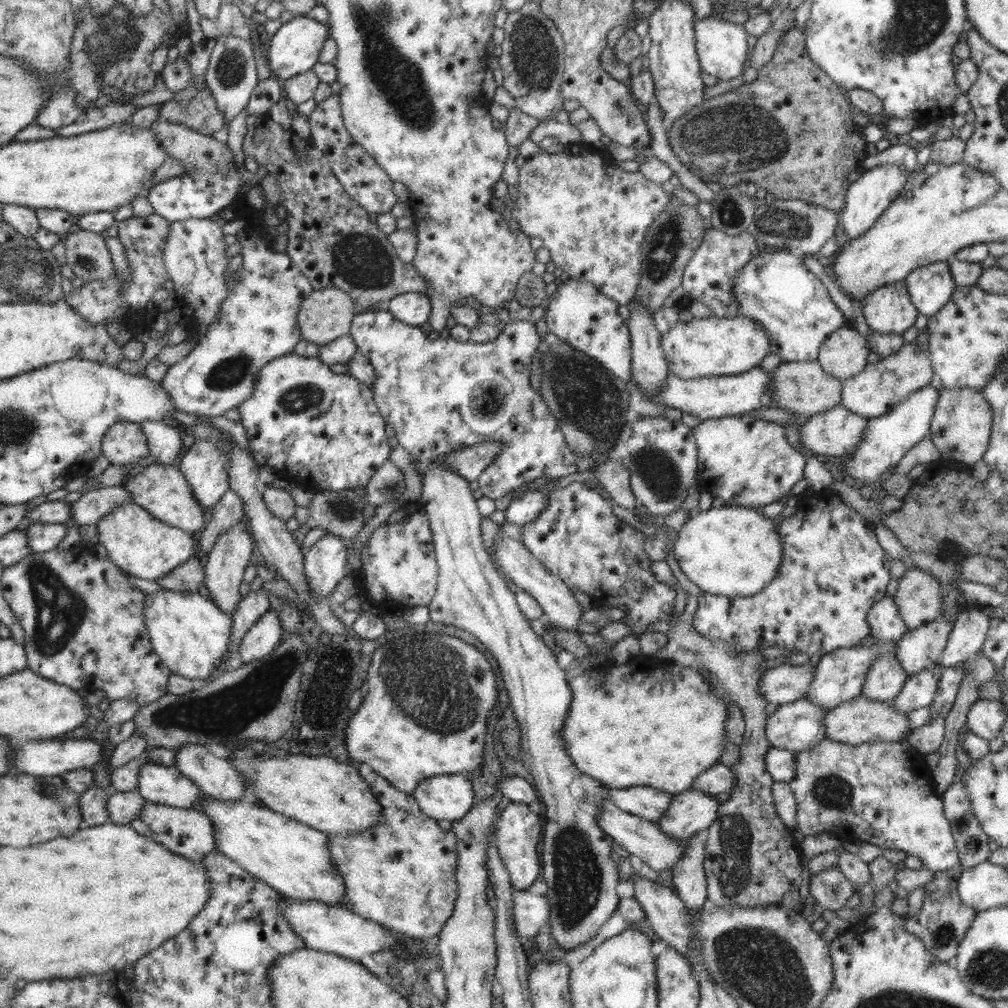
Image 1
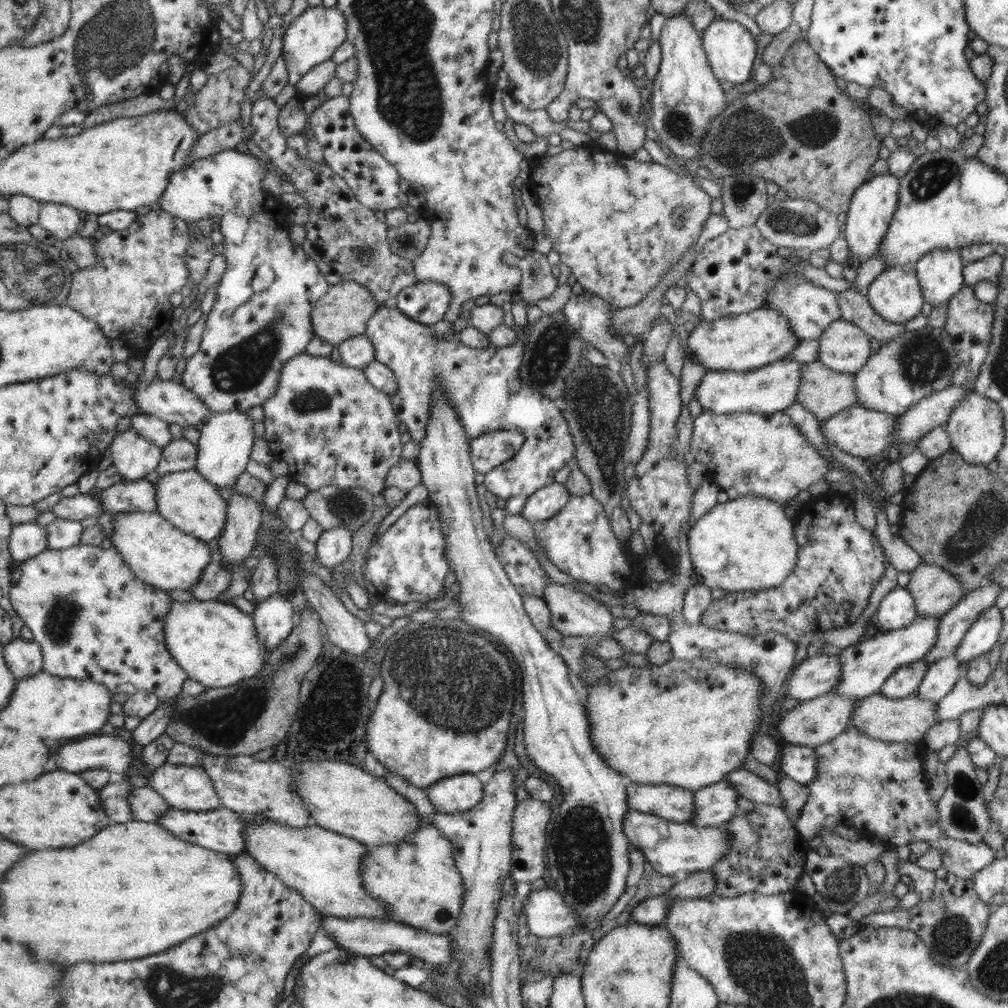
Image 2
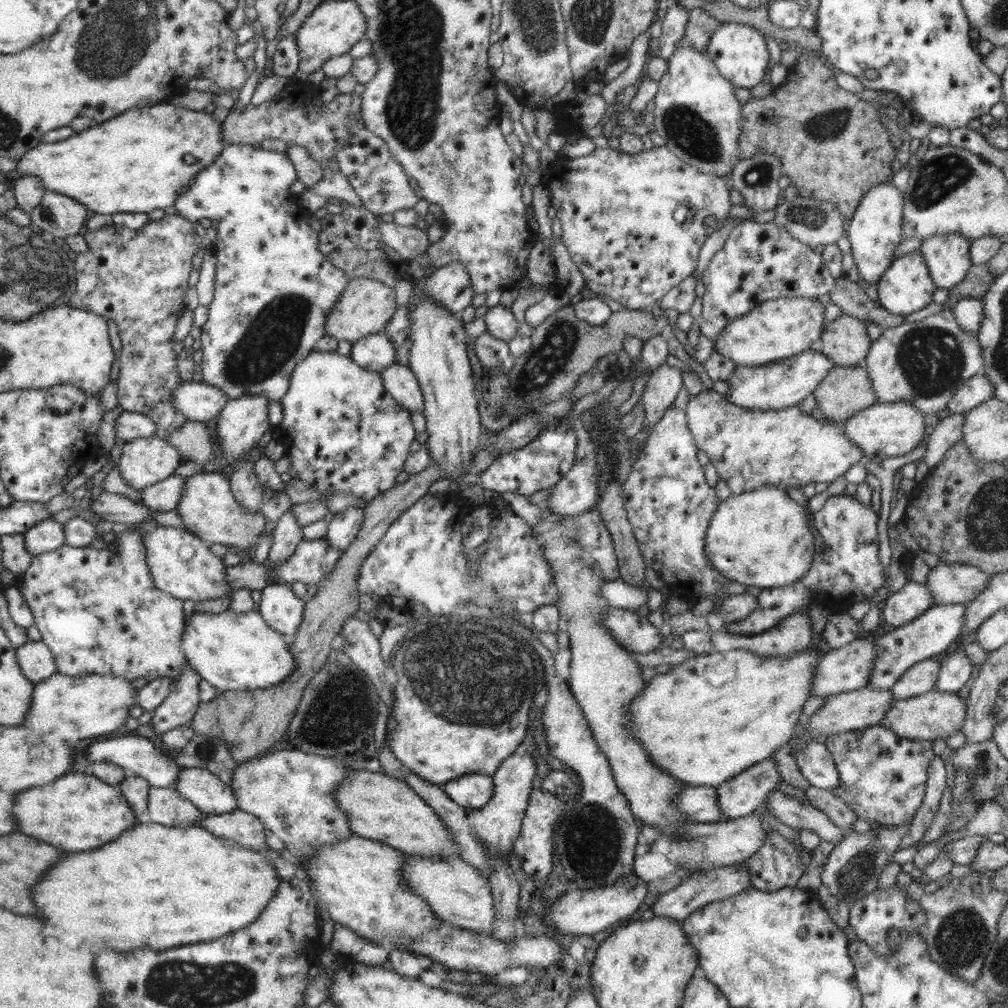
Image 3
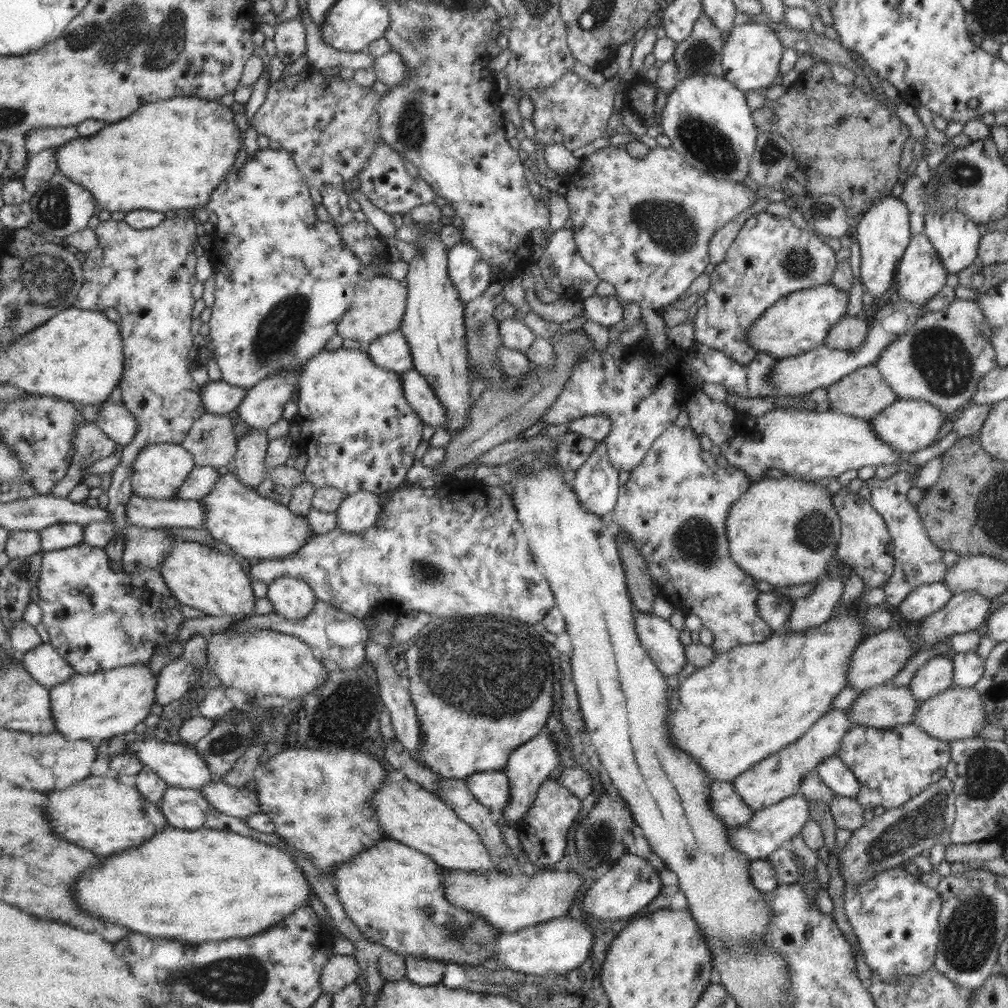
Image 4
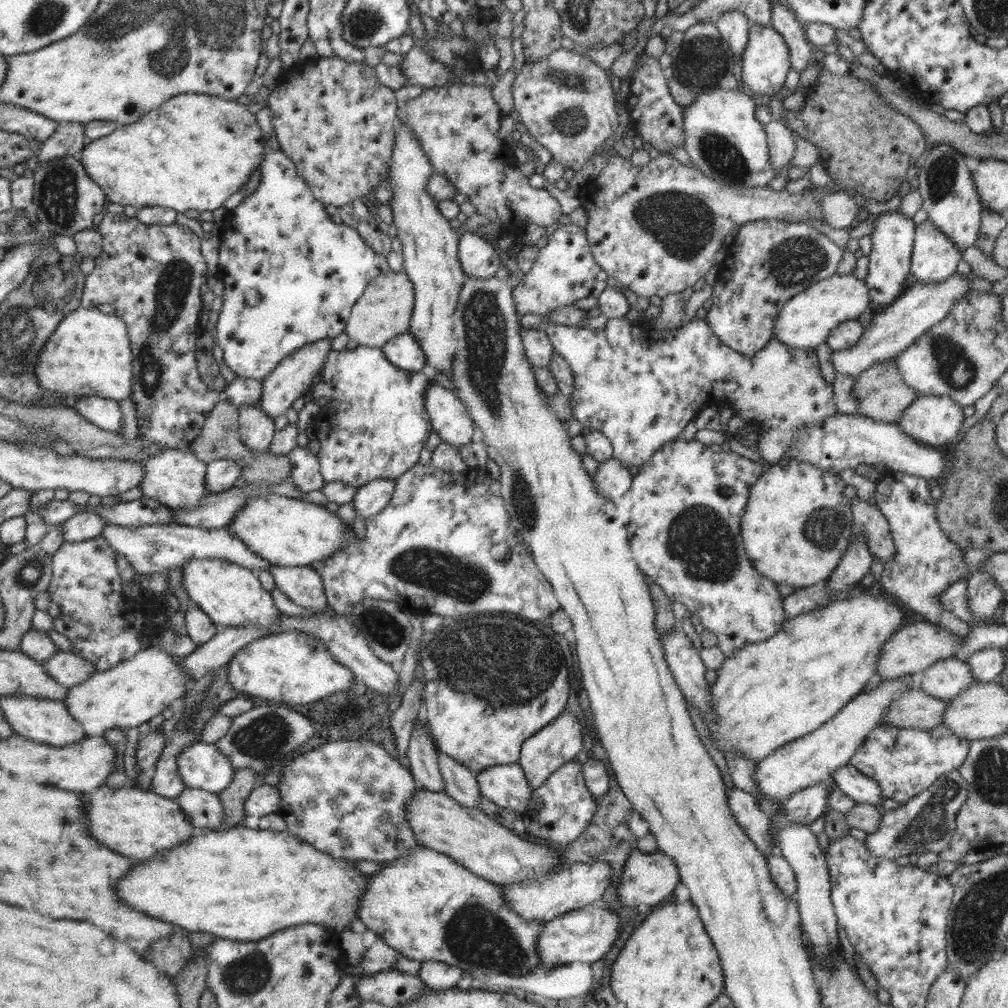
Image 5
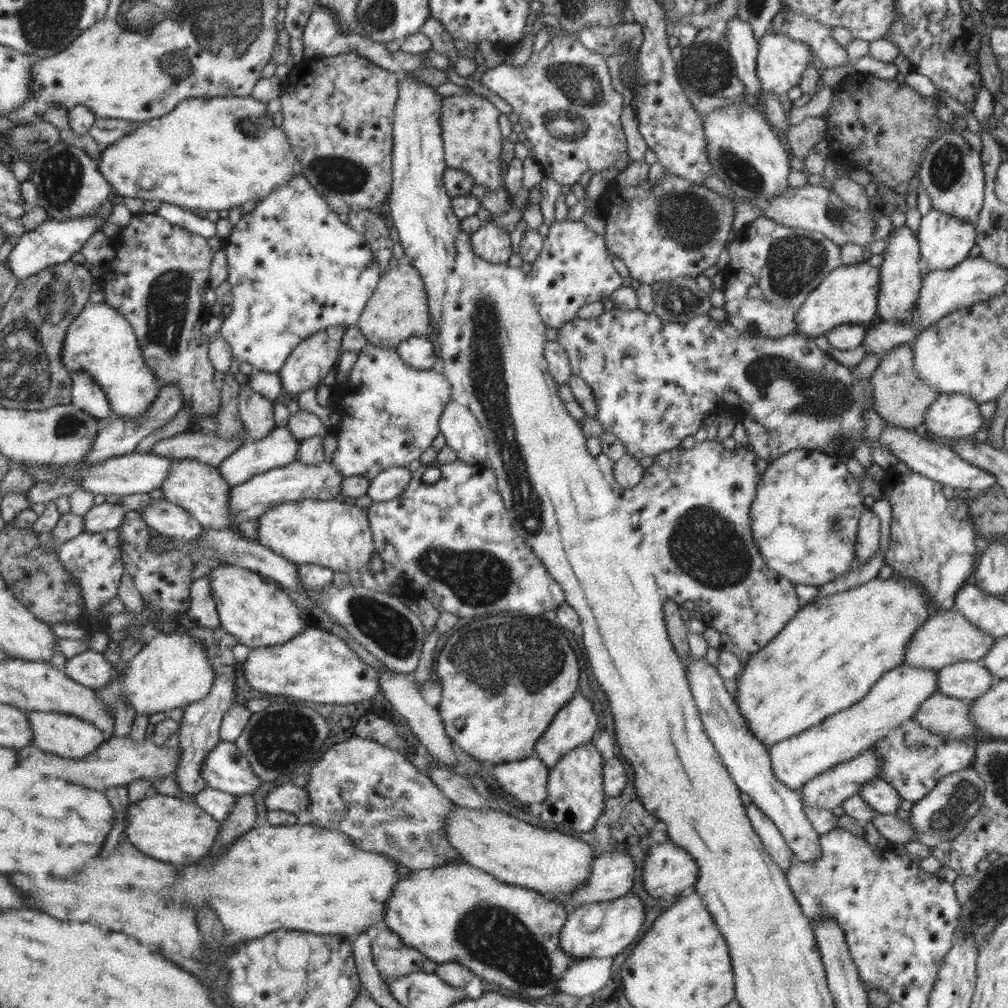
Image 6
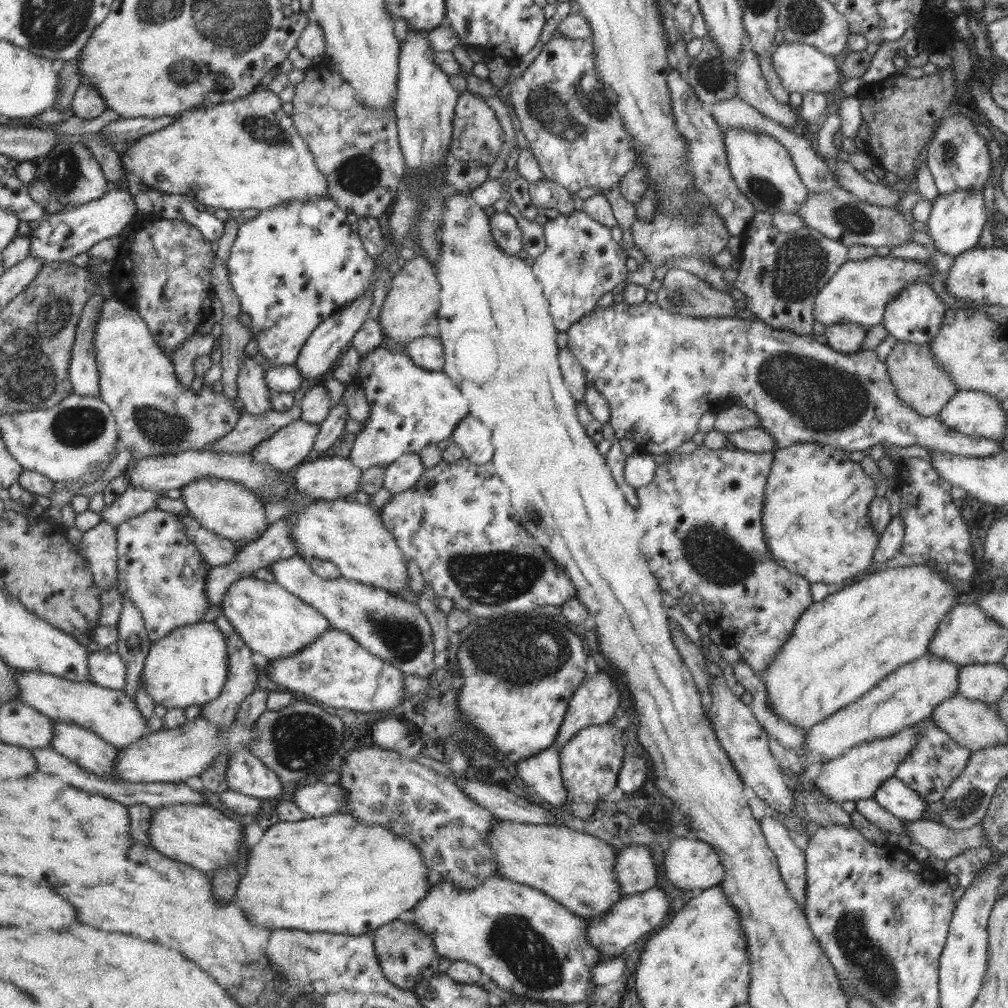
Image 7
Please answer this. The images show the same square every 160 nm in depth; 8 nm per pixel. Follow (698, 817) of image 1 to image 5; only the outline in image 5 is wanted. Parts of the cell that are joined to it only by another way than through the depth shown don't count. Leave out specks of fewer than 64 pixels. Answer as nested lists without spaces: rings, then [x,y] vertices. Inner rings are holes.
[[[906,674],[899,678],[882,678],[880,684],[866,693],[858,693],[848,701],[829,722],[802,738],[777,748],[772,754],[756,763],[753,778],[763,796],[776,800],[787,799],[798,790],[814,786],[820,782],[829,782],[831,774],[841,766],[851,762],[856,749],[866,740],[876,726],[884,725],[888,705],[903,692],[917,688],[919,674]]]

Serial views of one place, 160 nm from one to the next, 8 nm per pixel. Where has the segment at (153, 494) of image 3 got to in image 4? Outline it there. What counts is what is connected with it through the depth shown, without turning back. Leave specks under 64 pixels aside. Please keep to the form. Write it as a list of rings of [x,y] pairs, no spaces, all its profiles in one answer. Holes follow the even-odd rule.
[[[196,465],[184,479],[175,496],[182,500],[199,500],[212,490],[222,476],[216,471],[216,466]]]

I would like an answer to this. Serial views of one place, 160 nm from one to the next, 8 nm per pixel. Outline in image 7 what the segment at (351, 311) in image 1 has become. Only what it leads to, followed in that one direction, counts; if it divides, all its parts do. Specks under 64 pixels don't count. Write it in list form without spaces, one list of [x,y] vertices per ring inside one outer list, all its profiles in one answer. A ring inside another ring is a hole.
[[[419,253],[413,260],[406,261],[405,265],[394,273],[391,287],[377,316],[383,335],[387,334],[394,342],[408,343],[420,336],[437,337],[441,289],[437,275],[434,263]]]

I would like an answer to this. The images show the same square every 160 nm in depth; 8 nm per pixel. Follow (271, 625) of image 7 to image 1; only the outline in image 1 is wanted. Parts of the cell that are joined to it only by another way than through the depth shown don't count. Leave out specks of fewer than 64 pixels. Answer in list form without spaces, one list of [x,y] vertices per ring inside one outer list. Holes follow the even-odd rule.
[[[130,501],[112,509],[97,522],[97,542],[107,550],[107,557],[128,575],[156,581],[195,556],[192,534],[154,518],[140,505]]]

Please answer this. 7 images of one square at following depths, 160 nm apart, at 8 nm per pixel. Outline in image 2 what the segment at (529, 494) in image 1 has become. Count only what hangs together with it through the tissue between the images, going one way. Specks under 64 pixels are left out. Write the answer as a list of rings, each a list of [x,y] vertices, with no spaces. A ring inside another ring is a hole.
[[[554,482],[532,493],[519,514],[532,523],[546,520],[566,506],[570,497],[572,495],[564,483]]]

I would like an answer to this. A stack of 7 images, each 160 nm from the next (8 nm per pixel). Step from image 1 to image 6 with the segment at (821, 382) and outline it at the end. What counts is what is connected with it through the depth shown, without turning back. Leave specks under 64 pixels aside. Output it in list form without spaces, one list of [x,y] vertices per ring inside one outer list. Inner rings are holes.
[[[911,344],[896,346],[885,354],[877,368],[872,372],[872,396],[875,400],[875,410],[883,420],[904,429],[921,429],[927,413],[927,408],[939,397],[940,391],[926,385],[915,371],[914,351]]]

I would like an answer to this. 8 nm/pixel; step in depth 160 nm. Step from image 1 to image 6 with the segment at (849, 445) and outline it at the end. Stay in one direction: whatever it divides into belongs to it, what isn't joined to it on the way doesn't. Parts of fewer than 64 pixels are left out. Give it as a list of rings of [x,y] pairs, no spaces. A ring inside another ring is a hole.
[[[942,393],[927,408],[922,430],[944,443],[964,439],[983,424],[979,404],[962,394]]]

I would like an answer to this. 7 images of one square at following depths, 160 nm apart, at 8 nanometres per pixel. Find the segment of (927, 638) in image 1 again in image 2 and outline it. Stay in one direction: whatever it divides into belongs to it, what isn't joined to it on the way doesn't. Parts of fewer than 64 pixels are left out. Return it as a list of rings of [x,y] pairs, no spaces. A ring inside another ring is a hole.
[[[998,583],[966,593],[964,598],[945,613],[940,620],[940,630],[936,635],[936,646],[924,656],[924,663],[934,663],[955,654],[968,628],[980,618],[984,610],[996,604],[997,597],[1004,590]]]

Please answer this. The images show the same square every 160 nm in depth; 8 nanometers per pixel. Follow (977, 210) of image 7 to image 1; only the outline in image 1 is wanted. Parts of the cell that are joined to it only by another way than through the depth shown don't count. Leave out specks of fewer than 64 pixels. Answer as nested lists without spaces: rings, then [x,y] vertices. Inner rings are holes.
[[[905,280],[873,290],[863,297],[862,303],[869,328],[882,334],[903,334],[919,313],[911,303]]]

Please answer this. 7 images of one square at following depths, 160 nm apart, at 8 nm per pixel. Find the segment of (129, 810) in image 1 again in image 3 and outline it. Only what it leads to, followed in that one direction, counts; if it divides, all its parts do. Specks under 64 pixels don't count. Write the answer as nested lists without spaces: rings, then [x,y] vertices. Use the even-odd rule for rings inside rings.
[[[150,787],[146,815],[150,821],[169,827],[197,826],[197,822],[207,817],[188,800],[179,796],[173,787]]]

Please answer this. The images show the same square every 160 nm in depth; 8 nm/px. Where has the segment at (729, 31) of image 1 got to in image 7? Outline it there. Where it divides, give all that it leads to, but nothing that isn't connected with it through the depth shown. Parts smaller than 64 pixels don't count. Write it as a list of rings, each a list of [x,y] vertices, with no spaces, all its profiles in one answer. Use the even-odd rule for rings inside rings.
[[[784,41],[775,47],[771,59],[776,74],[779,74],[782,86],[789,93],[797,92],[804,95],[808,91],[816,91],[824,95],[828,92],[836,92],[844,81],[834,56],[822,54],[815,46]]]

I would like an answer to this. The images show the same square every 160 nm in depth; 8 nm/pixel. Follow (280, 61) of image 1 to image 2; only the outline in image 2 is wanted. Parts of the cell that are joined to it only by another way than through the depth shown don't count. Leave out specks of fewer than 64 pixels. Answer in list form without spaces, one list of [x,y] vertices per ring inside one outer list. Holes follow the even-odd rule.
[[[335,6],[307,7],[288,26],[283,35],[281,56],[286,61],[289,83],[299,87],[301,78],[316,64],[330,59],[336,48],[346,40],[347,22],[344,14]]]

